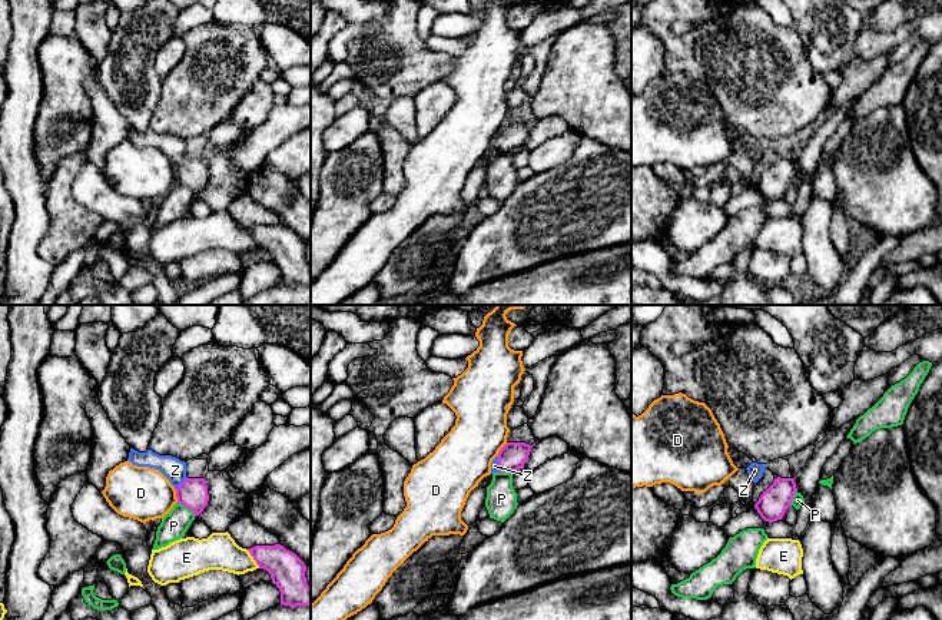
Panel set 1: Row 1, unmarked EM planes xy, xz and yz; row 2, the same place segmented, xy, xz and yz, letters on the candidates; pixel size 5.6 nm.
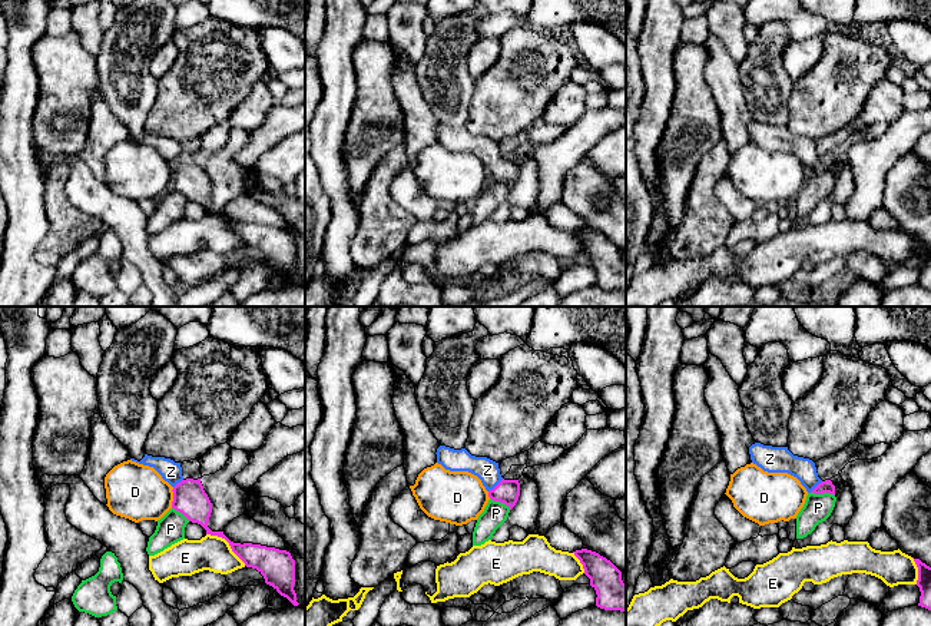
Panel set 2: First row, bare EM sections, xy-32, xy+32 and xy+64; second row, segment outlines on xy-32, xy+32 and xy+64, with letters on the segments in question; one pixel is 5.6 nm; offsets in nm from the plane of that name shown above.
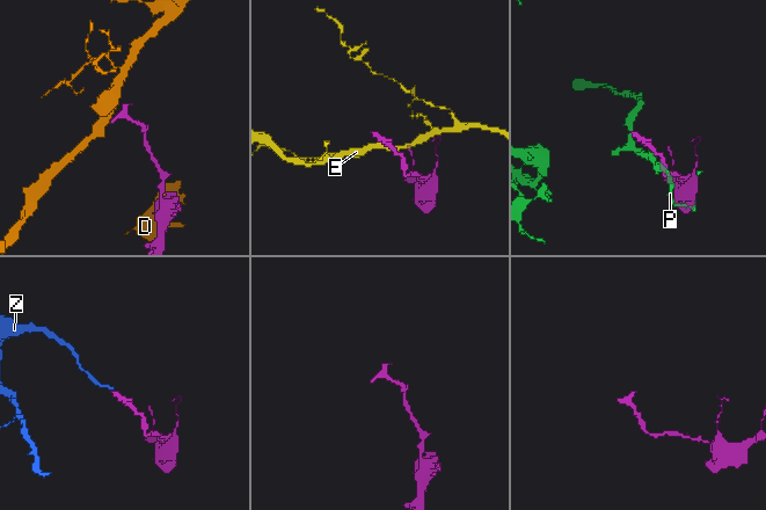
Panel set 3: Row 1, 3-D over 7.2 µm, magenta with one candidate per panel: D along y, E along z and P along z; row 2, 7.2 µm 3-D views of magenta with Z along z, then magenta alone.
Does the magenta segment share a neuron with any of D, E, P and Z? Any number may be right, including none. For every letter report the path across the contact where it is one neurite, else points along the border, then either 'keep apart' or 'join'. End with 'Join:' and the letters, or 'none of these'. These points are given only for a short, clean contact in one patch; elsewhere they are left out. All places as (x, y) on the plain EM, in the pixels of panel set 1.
D: along xy (173, 168), (178, 181) | keep apart
E: keep apart
P: along xy (178, 181), (195, 194) | keep apart
Z: across xy (192, 172), (182, 162), (175, 149) | join
Join: Z

